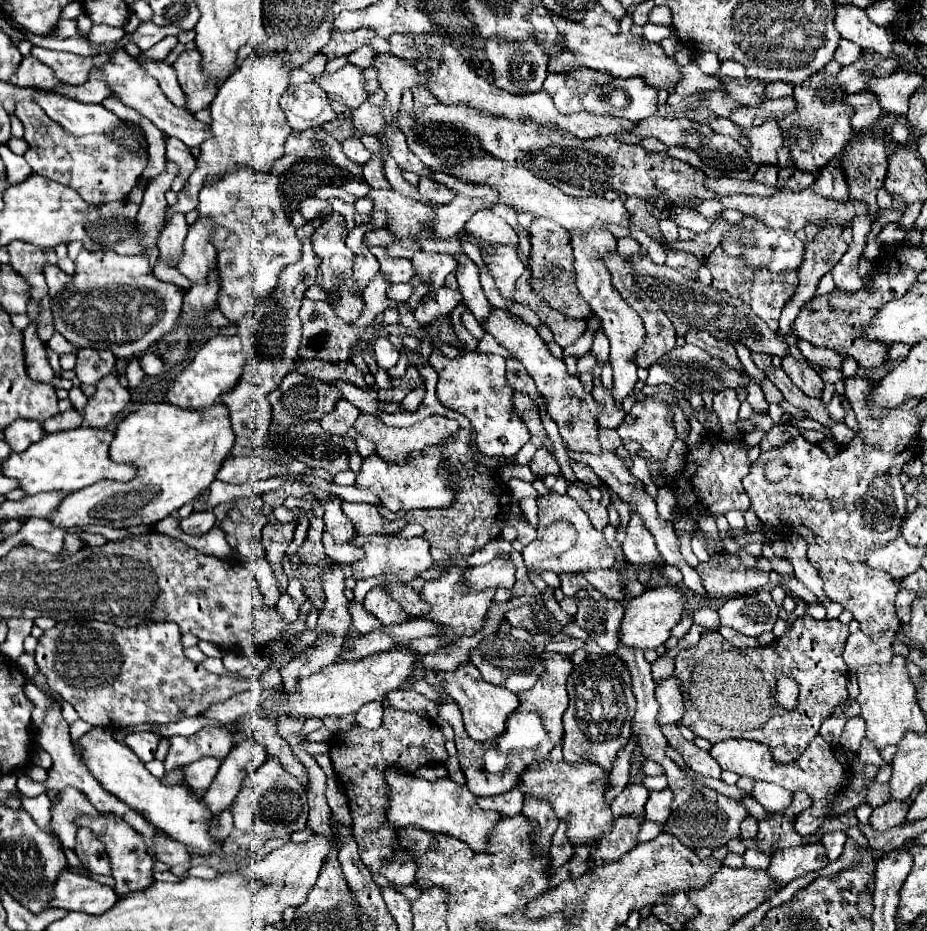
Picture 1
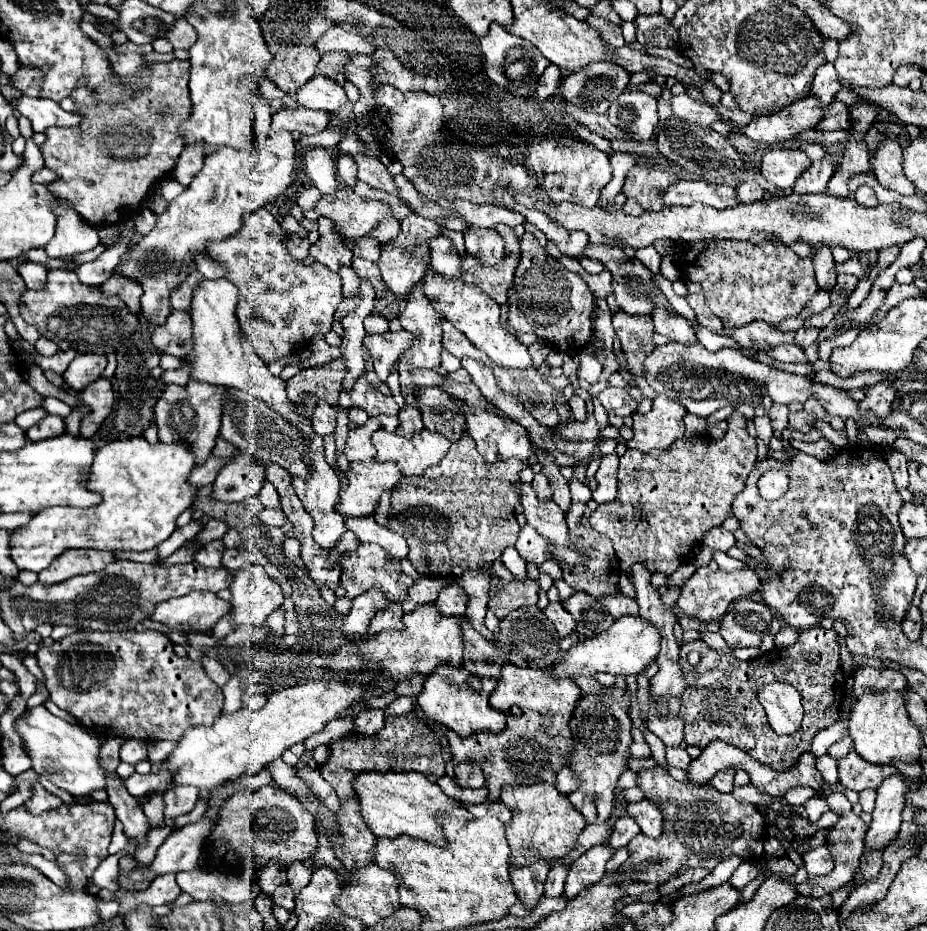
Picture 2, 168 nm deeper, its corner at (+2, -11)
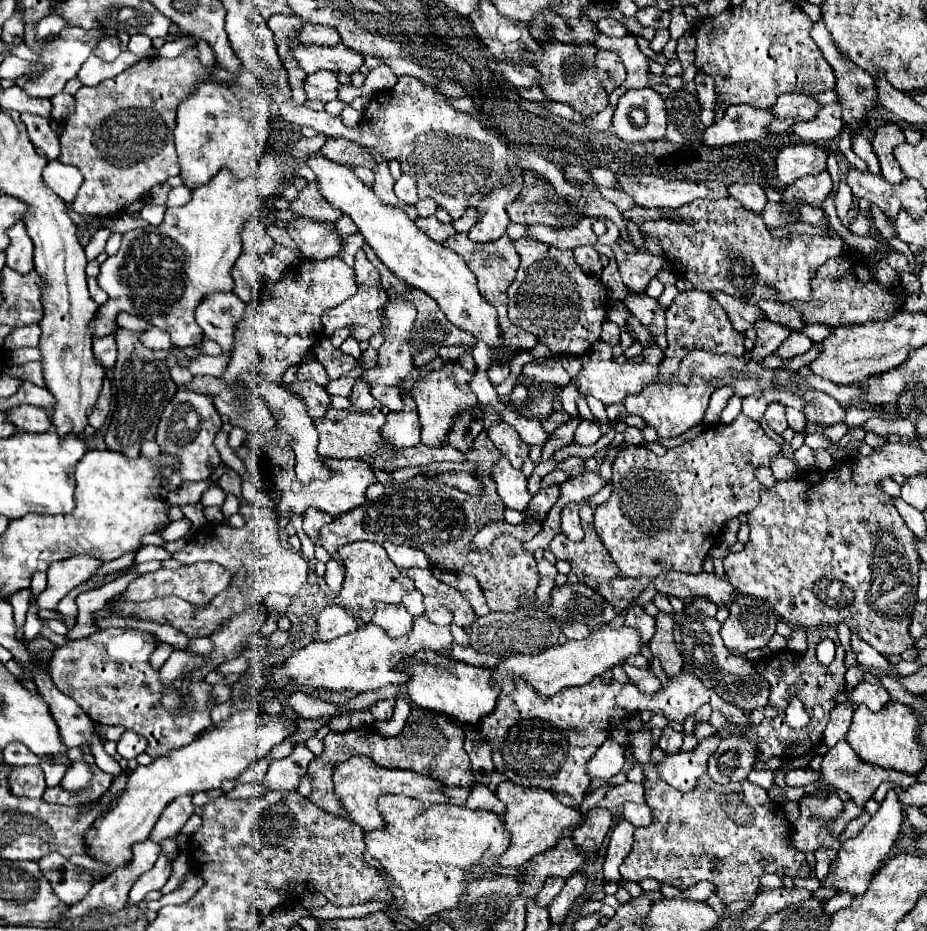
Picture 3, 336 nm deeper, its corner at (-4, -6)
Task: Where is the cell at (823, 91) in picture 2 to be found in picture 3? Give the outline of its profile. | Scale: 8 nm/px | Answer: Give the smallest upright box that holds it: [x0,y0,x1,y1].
[767,93,819,133]

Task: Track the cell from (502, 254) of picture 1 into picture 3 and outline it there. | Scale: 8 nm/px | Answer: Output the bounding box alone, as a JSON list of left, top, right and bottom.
[467,173,523,243]

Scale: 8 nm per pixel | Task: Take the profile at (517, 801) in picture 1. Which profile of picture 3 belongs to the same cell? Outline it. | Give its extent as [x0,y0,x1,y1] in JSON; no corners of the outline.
[465,785,505,815]

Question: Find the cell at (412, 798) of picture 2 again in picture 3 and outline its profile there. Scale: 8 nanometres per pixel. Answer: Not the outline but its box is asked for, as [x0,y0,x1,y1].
[333,753,447,831]

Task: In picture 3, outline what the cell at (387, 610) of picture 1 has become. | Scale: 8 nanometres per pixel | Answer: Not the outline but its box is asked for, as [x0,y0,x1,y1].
[373,605,413,637]

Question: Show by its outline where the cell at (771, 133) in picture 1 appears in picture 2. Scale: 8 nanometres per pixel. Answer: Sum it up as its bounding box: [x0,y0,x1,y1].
[761,147,811,190]

